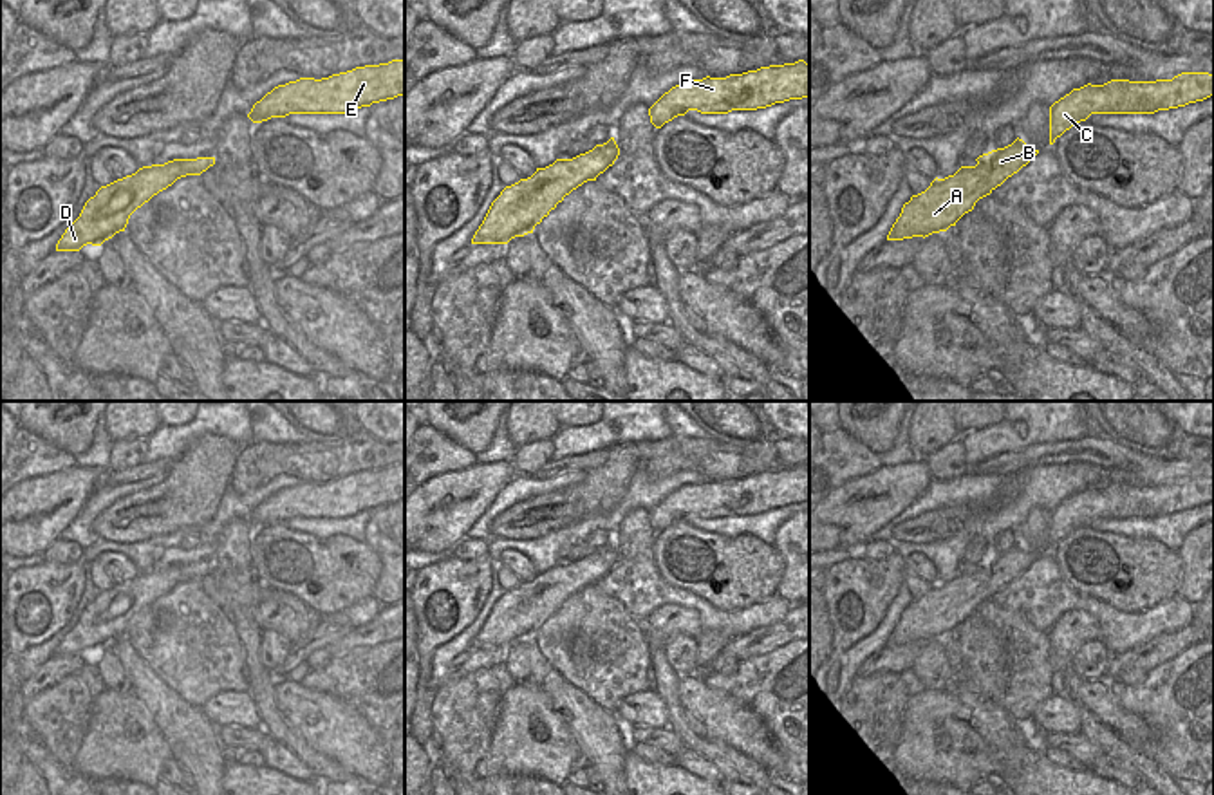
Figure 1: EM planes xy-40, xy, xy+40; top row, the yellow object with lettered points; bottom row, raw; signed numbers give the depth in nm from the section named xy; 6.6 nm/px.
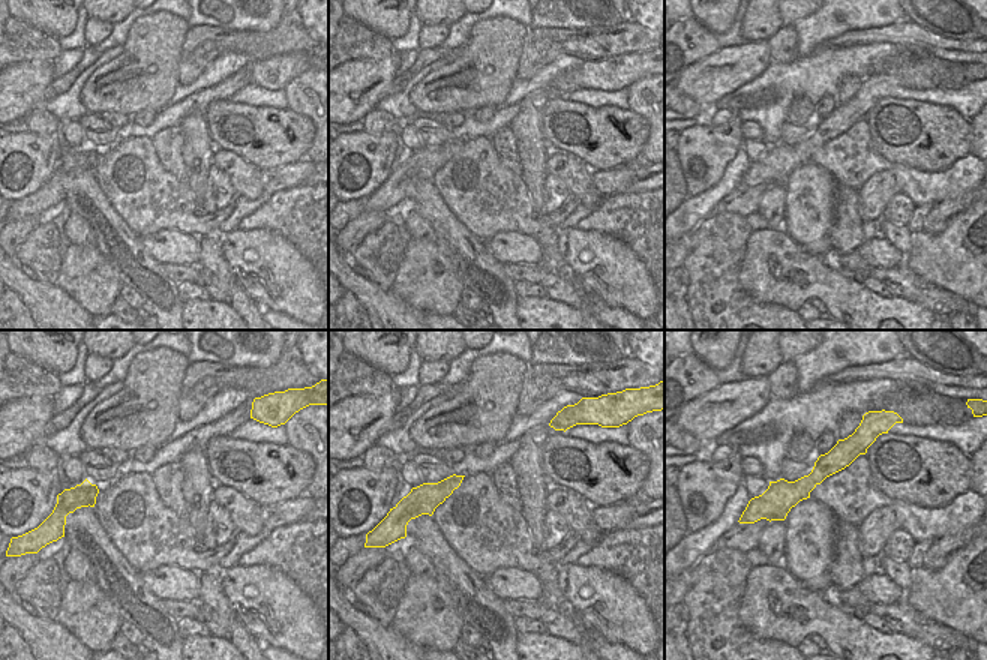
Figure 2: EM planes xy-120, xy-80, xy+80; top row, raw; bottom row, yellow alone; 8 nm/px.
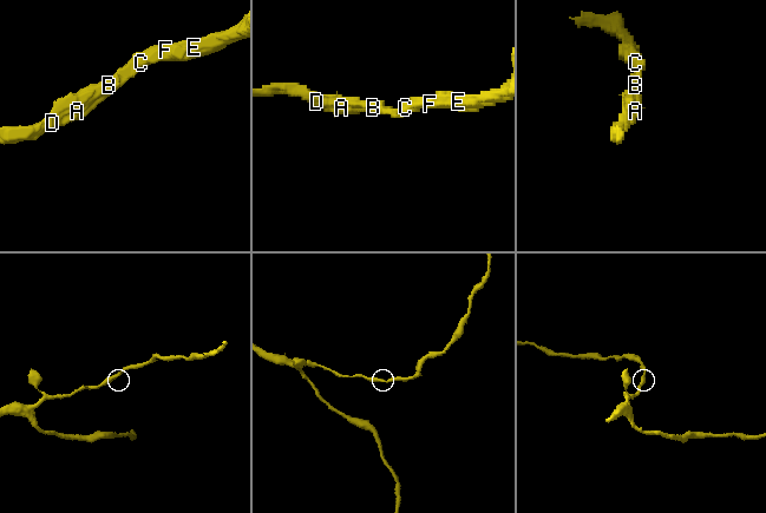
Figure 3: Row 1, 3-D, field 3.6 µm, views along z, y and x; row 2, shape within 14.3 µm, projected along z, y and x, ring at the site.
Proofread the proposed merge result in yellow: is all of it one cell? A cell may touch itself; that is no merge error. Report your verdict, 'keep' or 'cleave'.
keep

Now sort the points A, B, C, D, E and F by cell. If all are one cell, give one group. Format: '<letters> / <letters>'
A B C D E F

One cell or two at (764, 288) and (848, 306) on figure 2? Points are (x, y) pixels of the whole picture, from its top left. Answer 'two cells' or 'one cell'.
one cell

